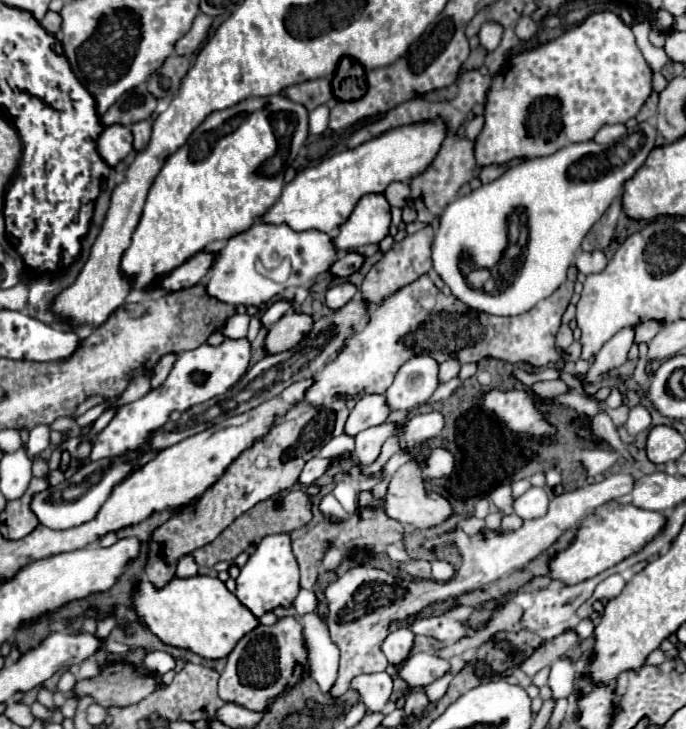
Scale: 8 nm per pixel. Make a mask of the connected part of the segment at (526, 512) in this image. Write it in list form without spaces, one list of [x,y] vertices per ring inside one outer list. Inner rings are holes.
[[[531,487],[531,489],[527,489],[527,493],[523,493],[521,497],[515,499],[513,509],[521,519],[537,519],[547,513],[547,503],[549,503],[549,497],[547,497],[545,489]]]

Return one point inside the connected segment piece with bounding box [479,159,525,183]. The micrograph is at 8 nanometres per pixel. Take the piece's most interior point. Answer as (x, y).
(490, 172)

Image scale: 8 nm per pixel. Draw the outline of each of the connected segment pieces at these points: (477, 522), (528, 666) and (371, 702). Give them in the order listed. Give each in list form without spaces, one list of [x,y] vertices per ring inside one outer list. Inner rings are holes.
[[[475,516],[469,517],[465,520],[465,532],[468,535],[474,535],[483,531],[486,528],[486,523],[484,519],[478,519]]]
[[[569,627],[569,629],[565,629],[561,635],[543,641],[543,643],[519,665],[519,669],[521,669],[523,673],[527,673],[527,675],[533,677],[539,669],[551,665],[555,659],[559,659],[559,657],[563,657],[567,651],[571,651],[571,649],[577,645],[577,641],[579,641],[579,637],[577,637],[575,627]]]
[[[381,671],[381,673],[357,675],[351,681],[351,687],[359,691],[361,701],[367,705],[369,711],[381,711],[391,697],[393,681],[387,671]]]

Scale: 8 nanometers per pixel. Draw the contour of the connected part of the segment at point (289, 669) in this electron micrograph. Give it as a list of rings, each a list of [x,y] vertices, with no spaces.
[[[287,615],[273,625],[257,625],[243,639],[239,639],[239,643],[229,653],[227,665],[221,673],[219,697],[223,701],[261,711],[305,675],[307,647],[303,643],[303,627],[295,617]]]

